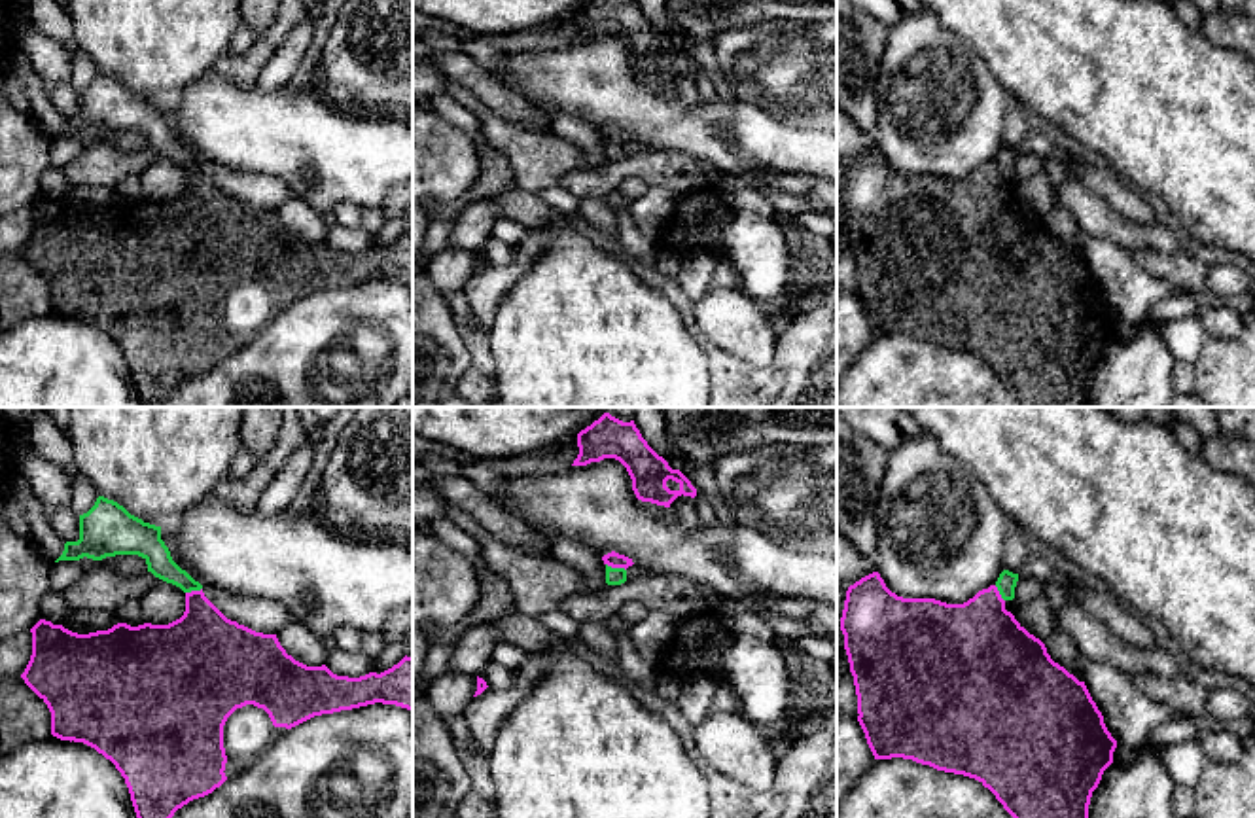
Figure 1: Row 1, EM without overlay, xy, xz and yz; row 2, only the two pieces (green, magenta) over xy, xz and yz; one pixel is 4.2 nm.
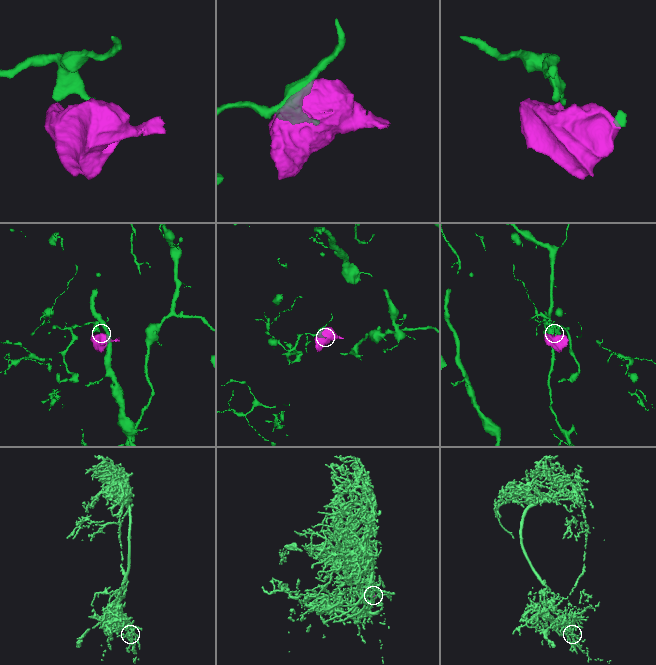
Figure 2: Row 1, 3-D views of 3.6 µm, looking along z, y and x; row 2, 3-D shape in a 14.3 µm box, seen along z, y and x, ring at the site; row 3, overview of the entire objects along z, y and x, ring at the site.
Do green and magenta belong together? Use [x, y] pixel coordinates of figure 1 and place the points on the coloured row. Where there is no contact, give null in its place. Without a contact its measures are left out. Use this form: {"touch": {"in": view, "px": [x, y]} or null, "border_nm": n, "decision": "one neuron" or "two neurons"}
{"touch": {"in": "xz", "px": [616, 569]}, "border_nm": 90, "decision": "two neurons"}

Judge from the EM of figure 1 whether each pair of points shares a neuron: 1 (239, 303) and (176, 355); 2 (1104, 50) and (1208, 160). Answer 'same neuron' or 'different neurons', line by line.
1: same neuron
2: same neuron

